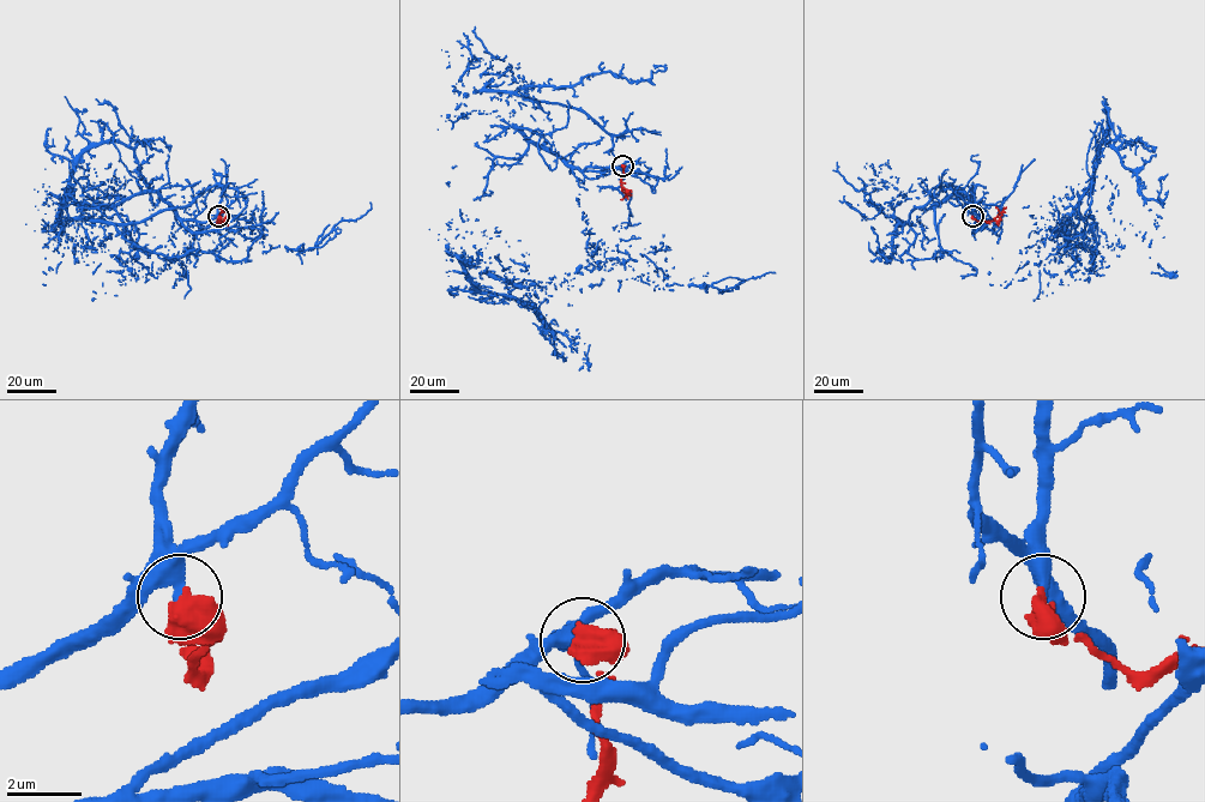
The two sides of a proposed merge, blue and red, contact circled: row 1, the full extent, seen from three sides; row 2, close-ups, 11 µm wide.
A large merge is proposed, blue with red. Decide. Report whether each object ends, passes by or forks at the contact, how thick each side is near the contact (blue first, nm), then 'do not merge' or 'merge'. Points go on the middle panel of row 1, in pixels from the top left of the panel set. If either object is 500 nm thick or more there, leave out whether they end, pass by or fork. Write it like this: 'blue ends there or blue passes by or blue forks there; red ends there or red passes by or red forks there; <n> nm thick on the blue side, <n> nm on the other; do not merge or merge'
300 nm thick on the blue side, 650 nm on the other; do not merge

